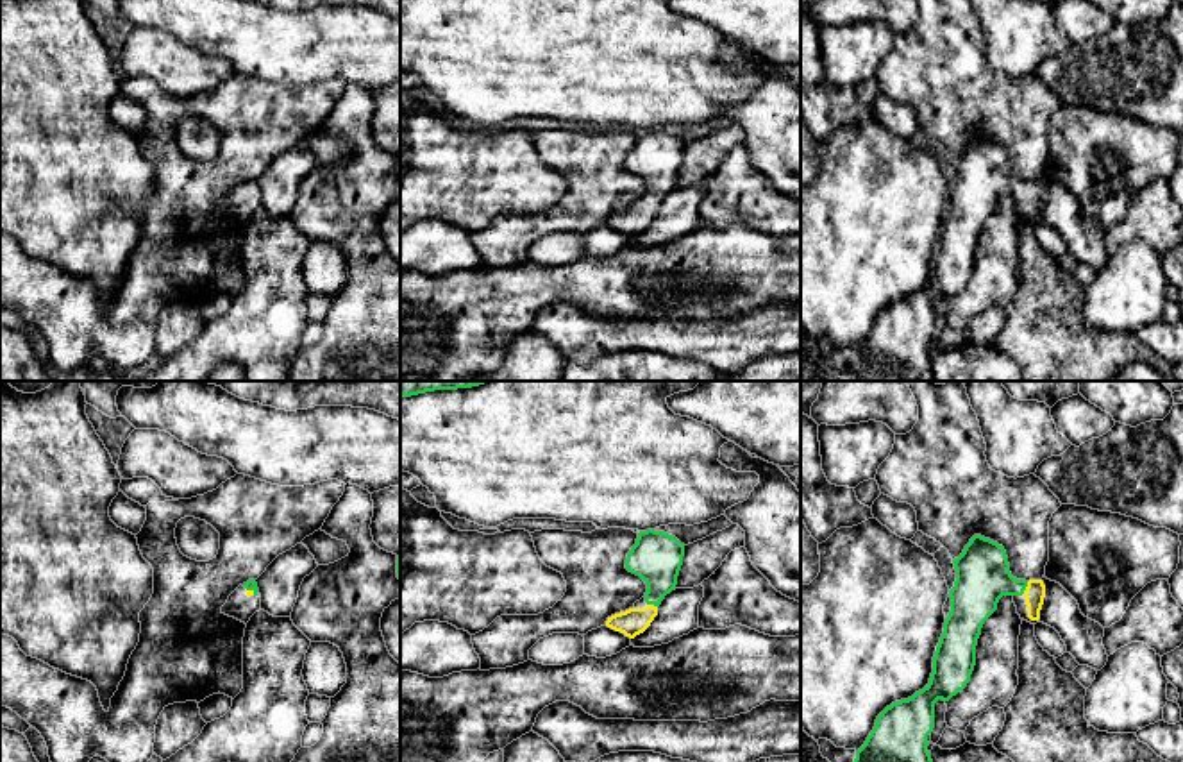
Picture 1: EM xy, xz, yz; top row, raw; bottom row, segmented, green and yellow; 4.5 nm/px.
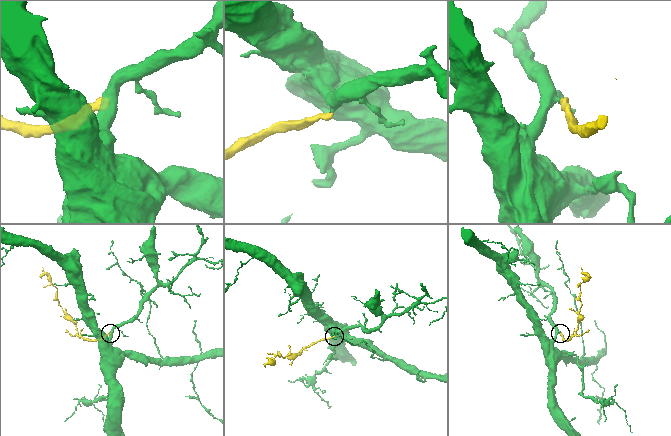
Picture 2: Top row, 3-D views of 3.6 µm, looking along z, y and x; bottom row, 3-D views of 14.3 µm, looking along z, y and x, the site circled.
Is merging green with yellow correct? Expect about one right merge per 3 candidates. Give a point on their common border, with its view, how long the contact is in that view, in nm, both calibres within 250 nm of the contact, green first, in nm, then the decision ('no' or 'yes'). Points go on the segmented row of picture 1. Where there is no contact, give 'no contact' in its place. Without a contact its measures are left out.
yz (1026, 585) | 60 nm | 240/90 nm | yes

